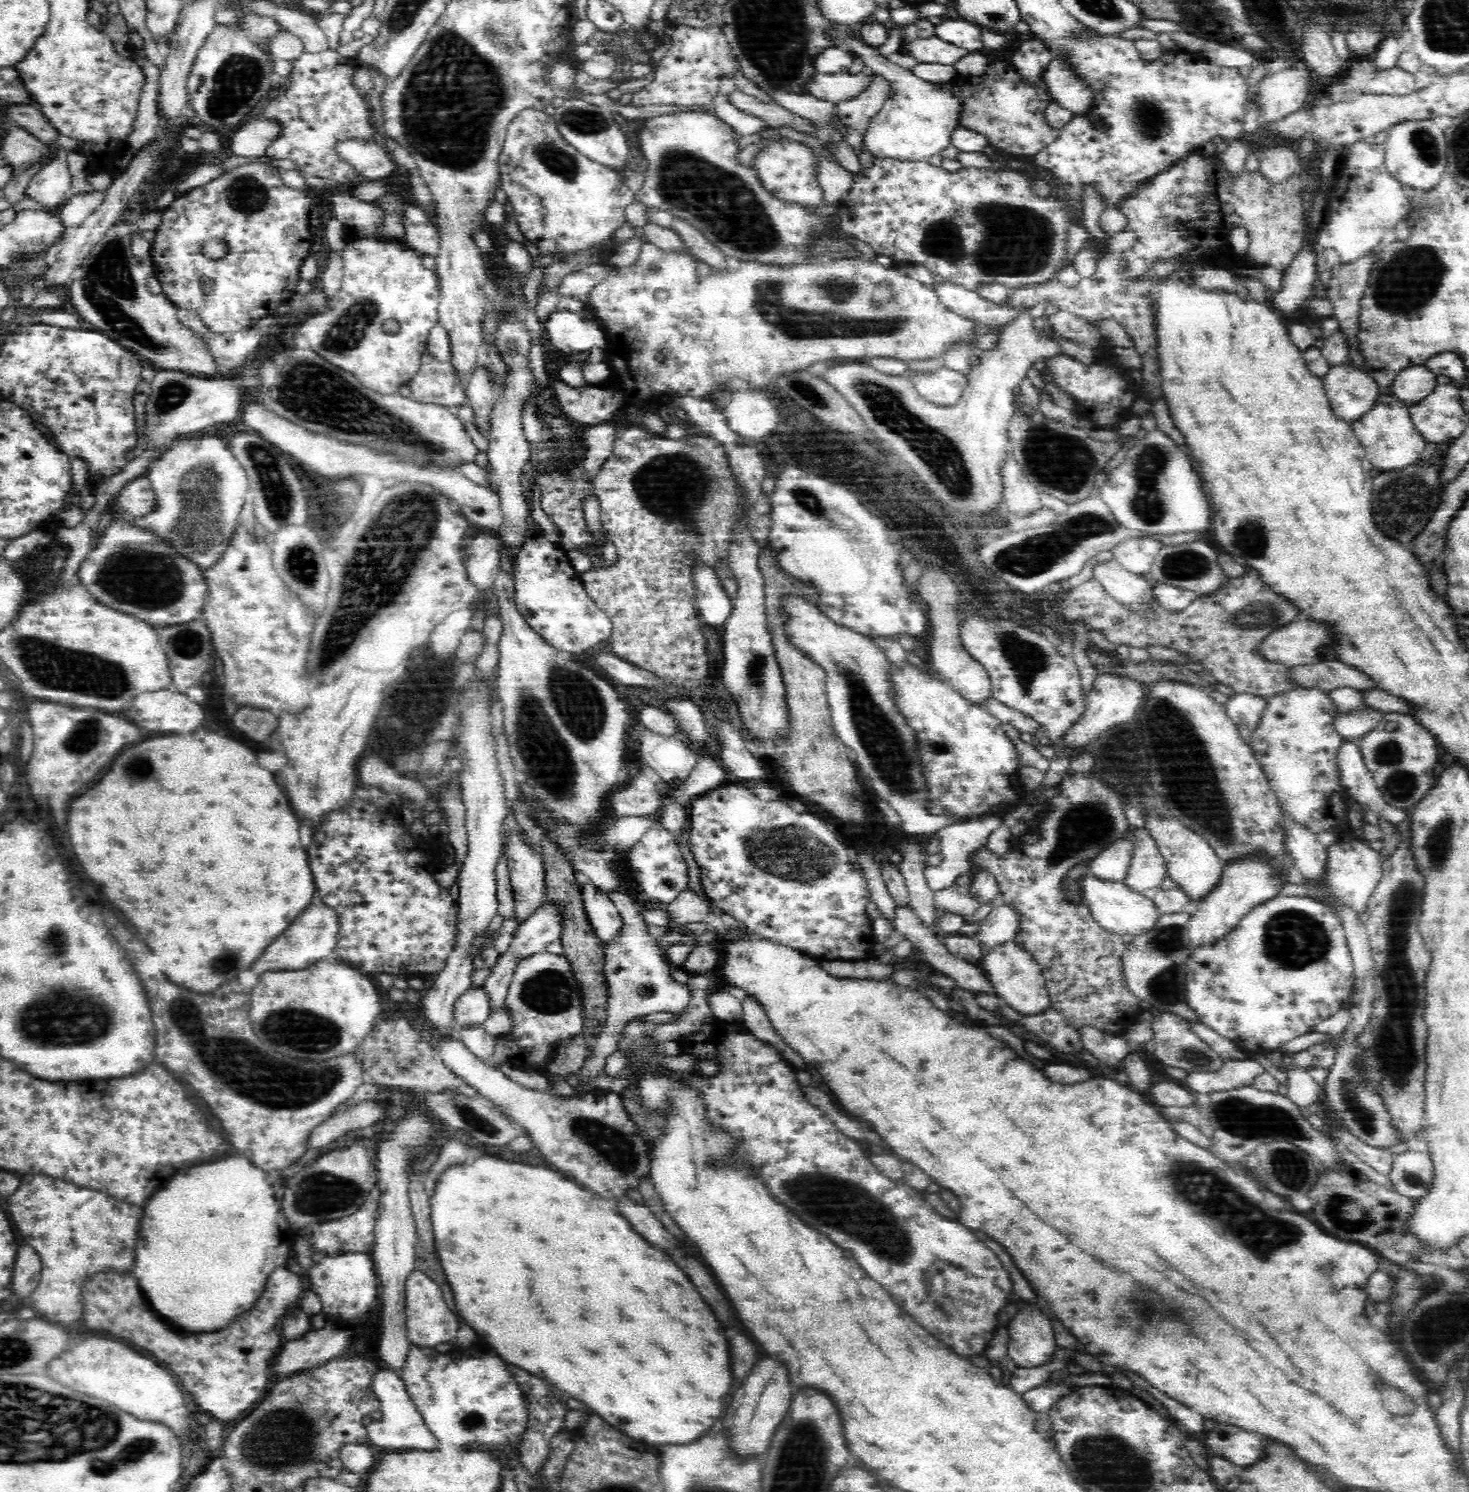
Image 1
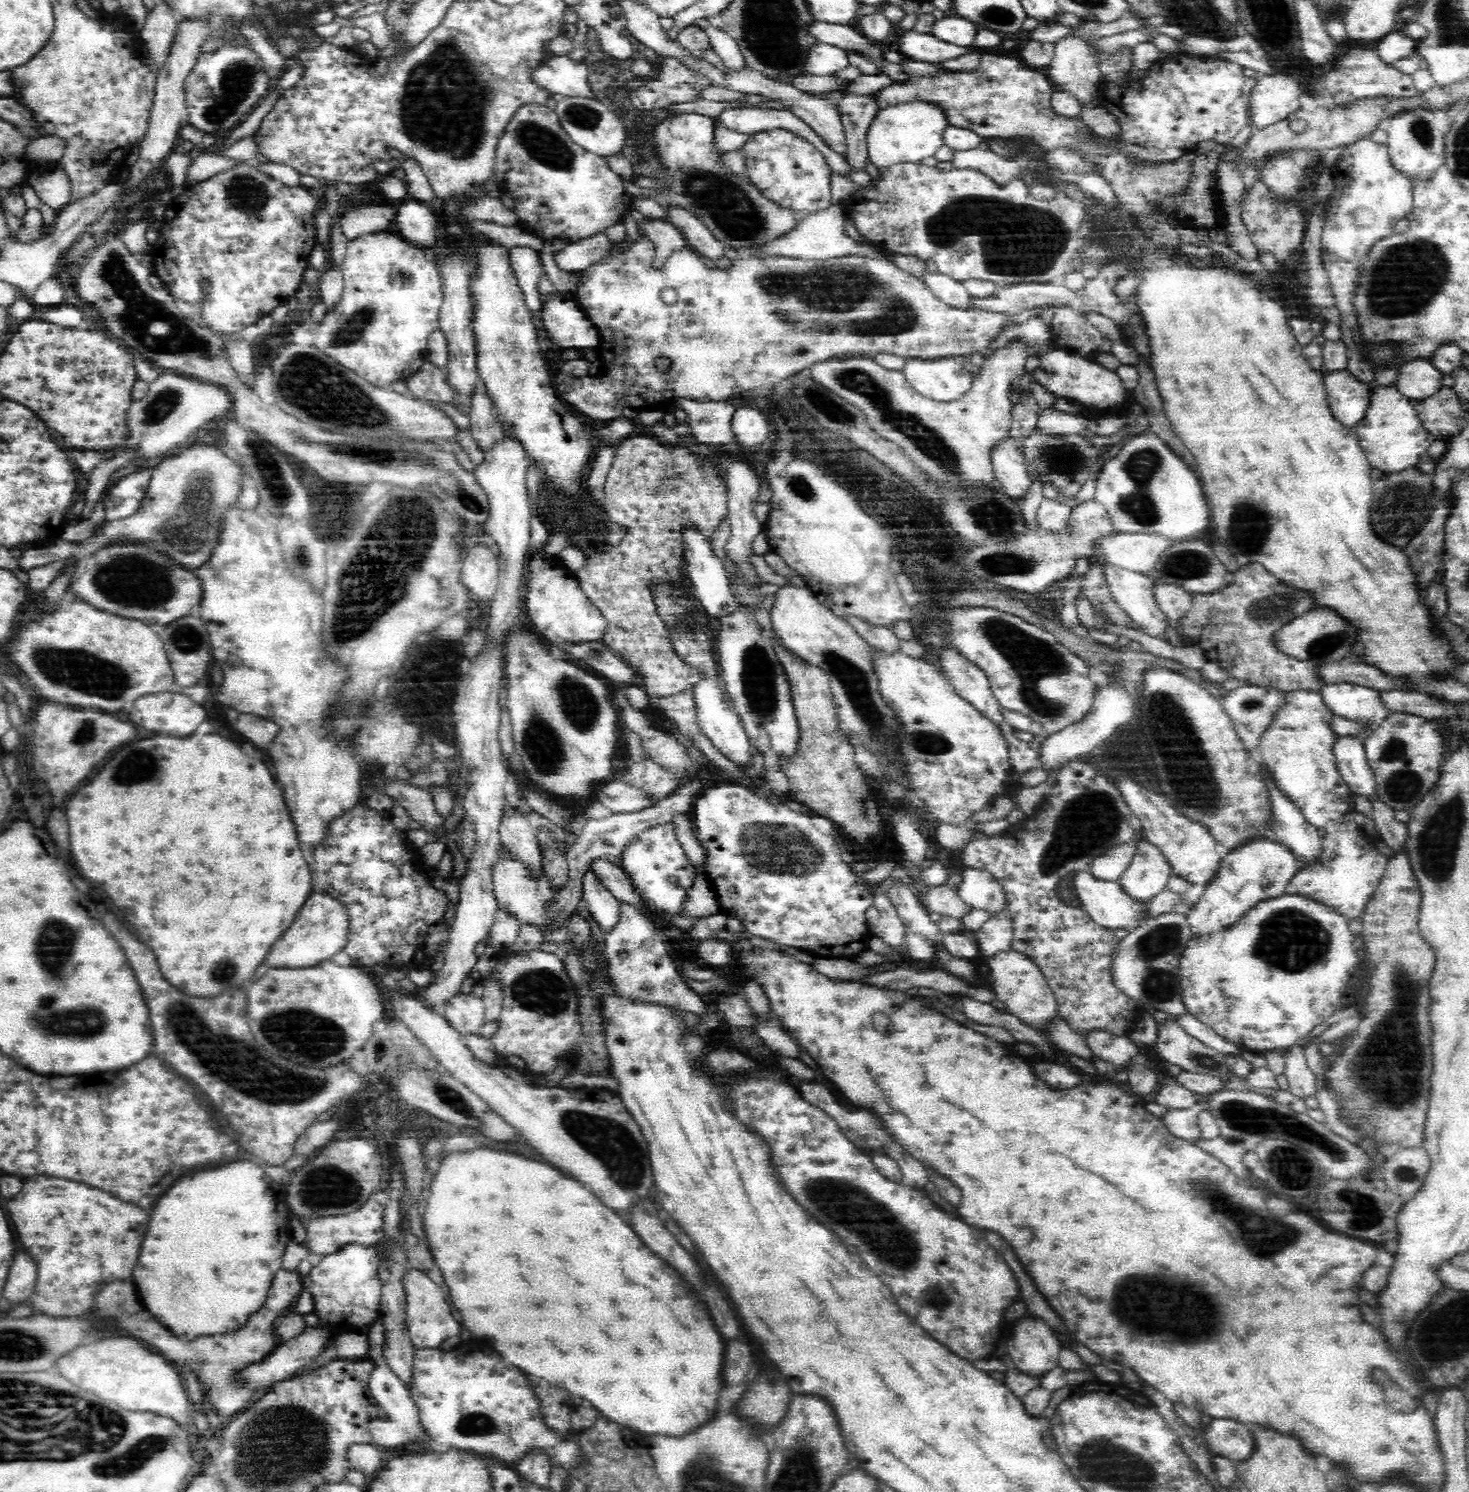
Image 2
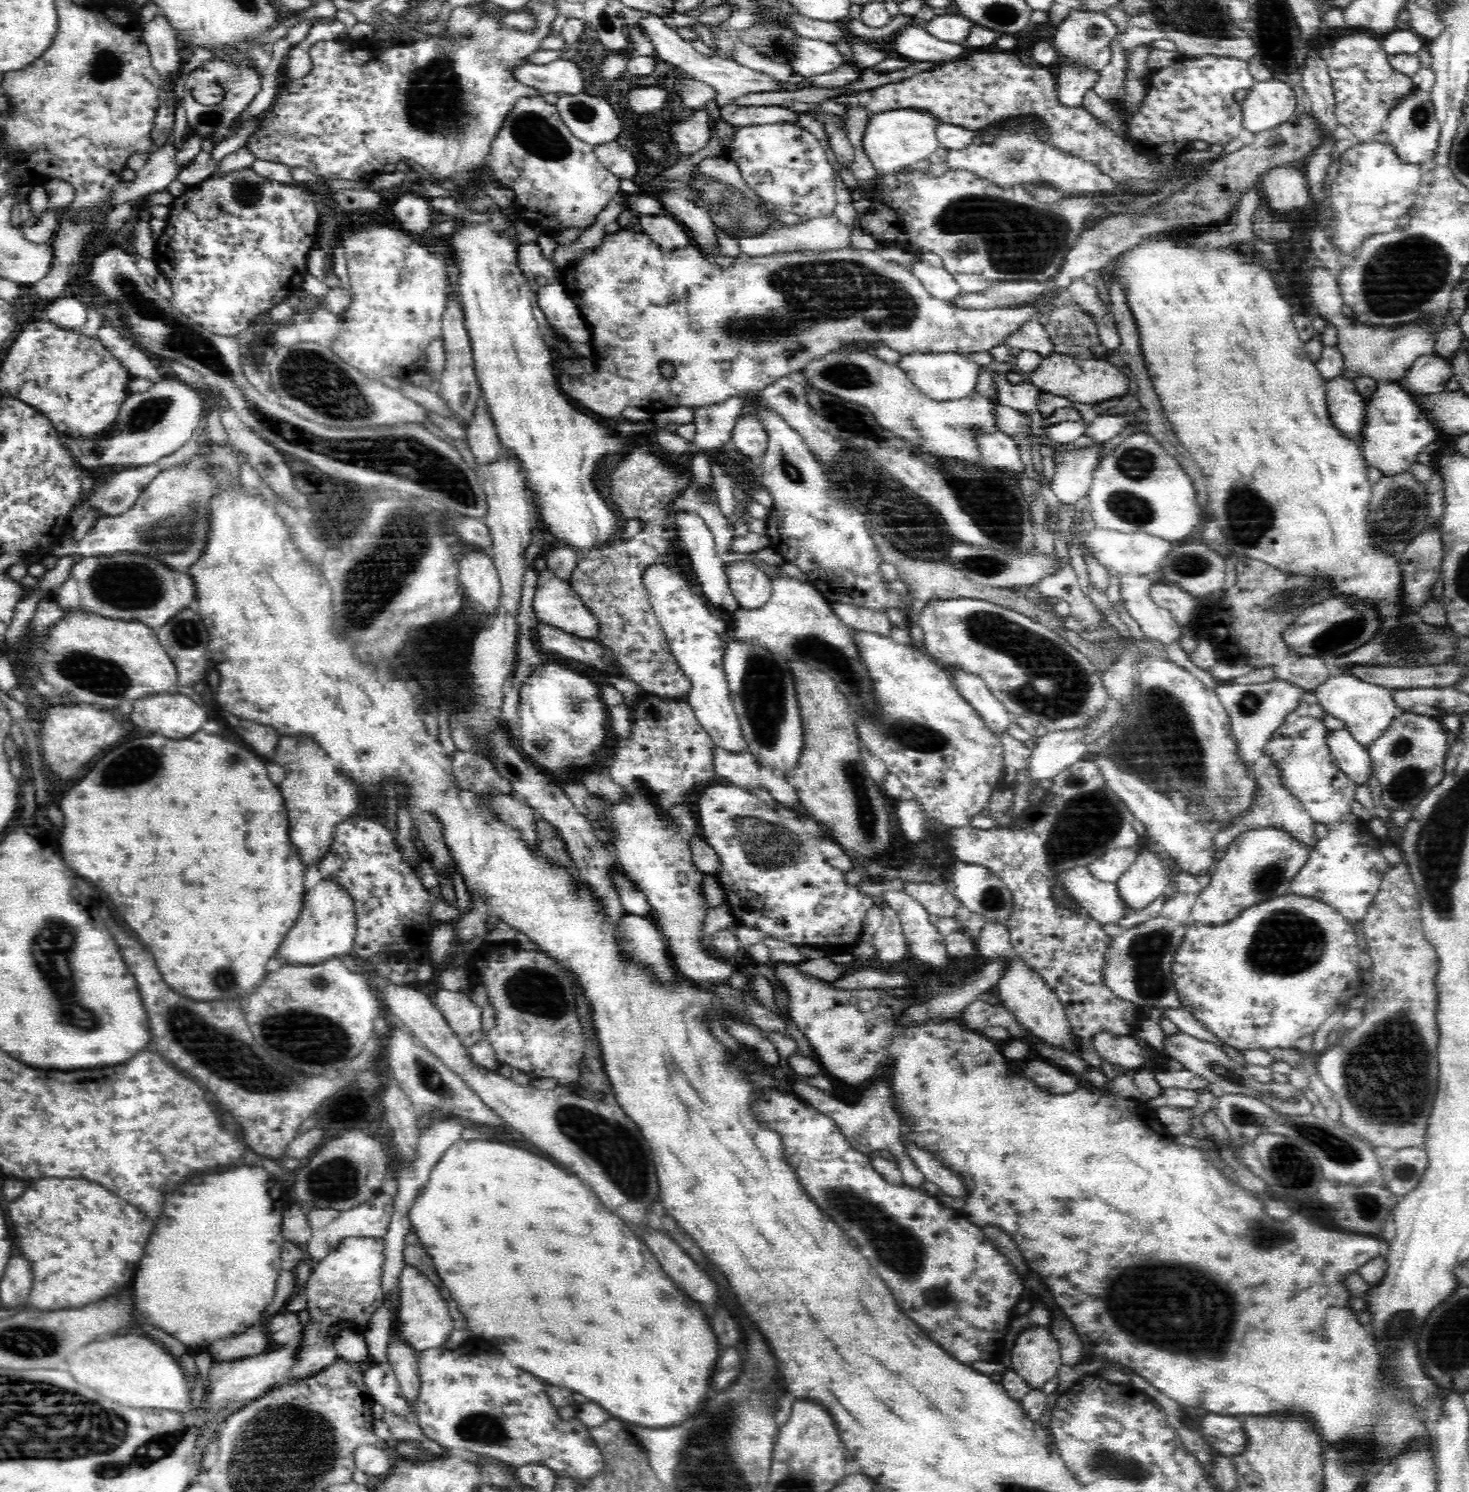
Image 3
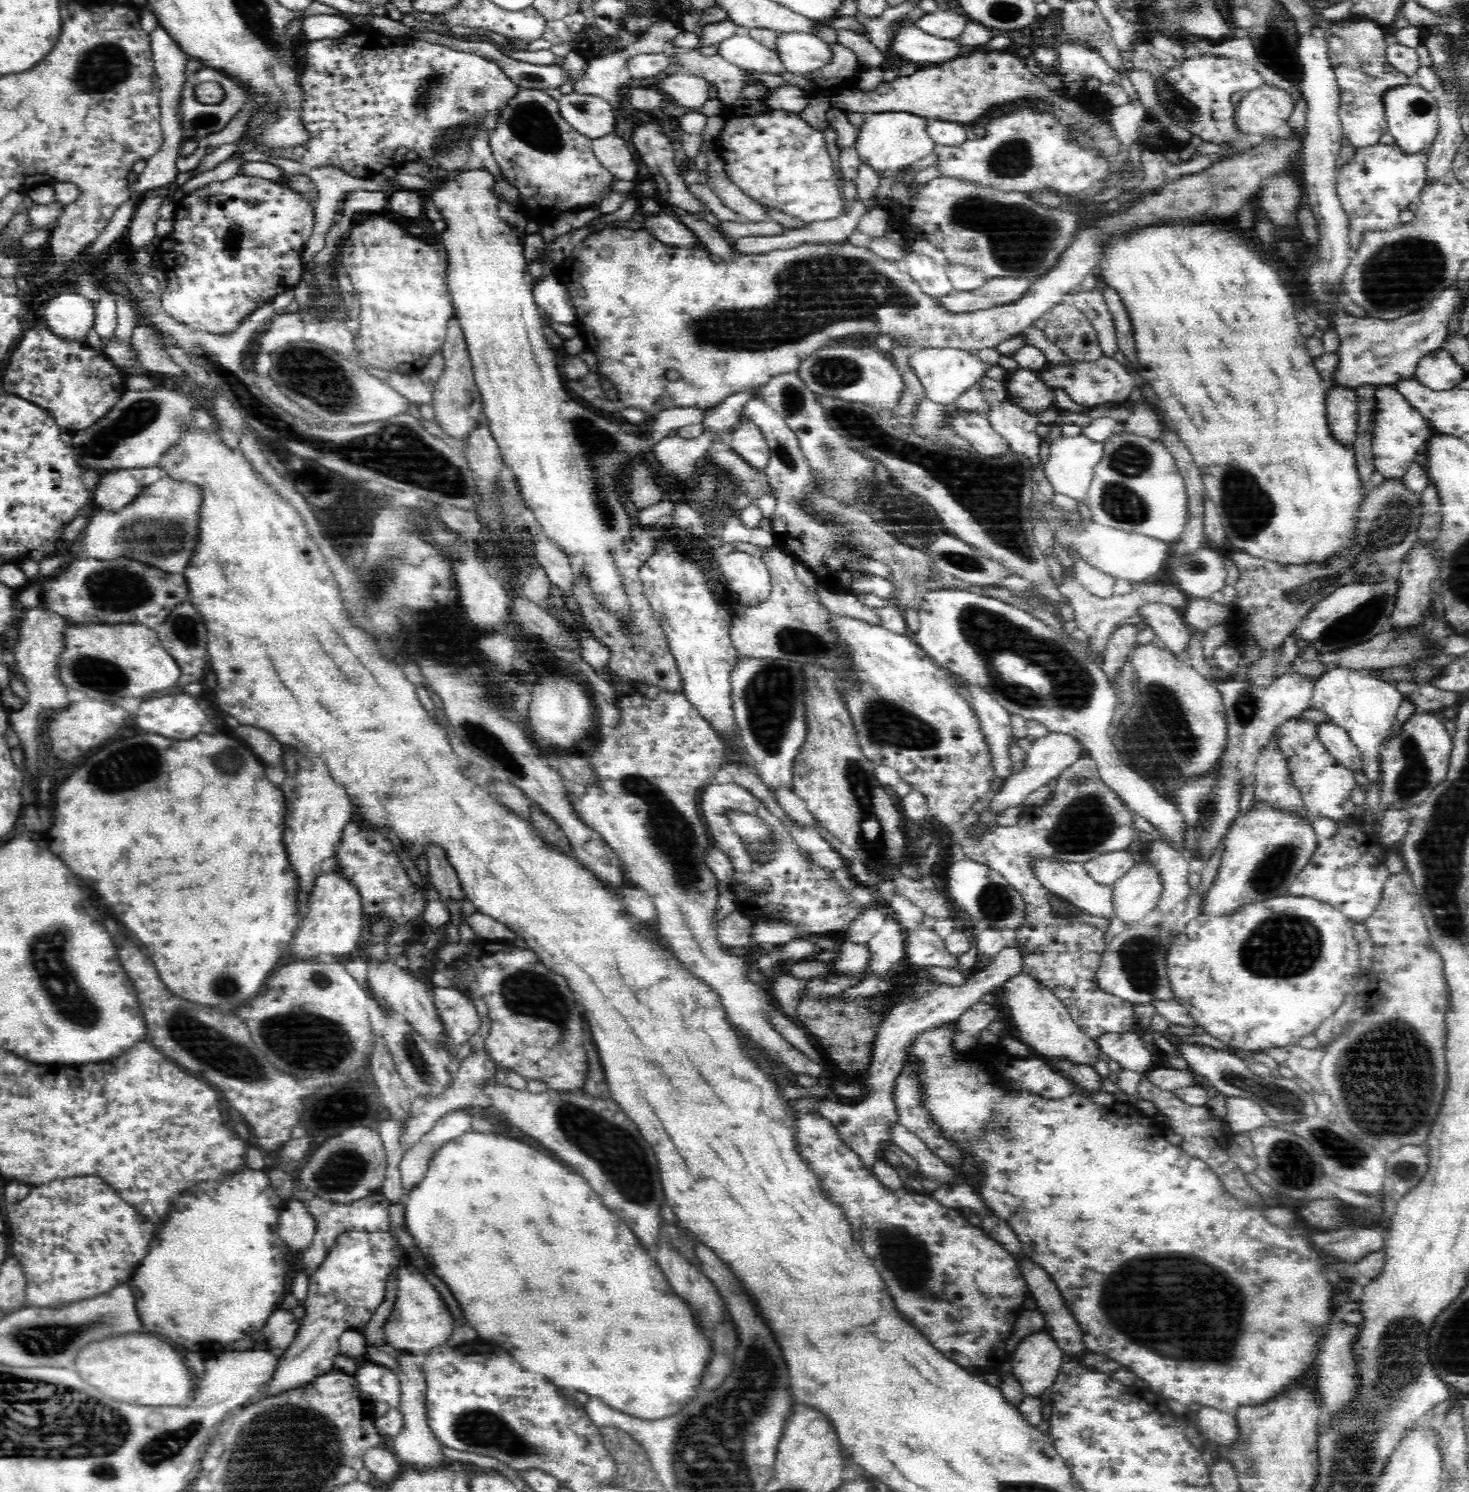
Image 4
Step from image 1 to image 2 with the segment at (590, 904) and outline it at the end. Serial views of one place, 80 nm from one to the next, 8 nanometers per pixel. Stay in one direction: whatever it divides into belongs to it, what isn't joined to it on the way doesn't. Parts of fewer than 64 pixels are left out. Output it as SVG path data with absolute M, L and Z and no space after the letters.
M588 869L583 874L582 884L583 905L590 911L592 919L598 923L598 926L609 932L620 920L620 901L610 893L592 869Z

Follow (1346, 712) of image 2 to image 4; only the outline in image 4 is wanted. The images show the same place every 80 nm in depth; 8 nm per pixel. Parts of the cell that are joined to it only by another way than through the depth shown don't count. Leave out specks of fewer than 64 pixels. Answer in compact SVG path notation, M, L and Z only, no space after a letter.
M1328 669L1328 674L1324 674L1314 683L1311 707L1327 714L1329 720L1349 734L1362 757L1364 774L1381 789L1380 744L1388 737L1389 730L1395 722L1397 710L1403 701L1402 693L1396 689L1396 684L1372 677L1364 669Z

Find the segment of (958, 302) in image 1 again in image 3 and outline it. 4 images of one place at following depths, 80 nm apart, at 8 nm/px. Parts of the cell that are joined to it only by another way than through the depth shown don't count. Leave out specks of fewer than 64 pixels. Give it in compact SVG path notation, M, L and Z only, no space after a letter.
M922 259L917 260L911 266L911 271L918 280L927 288L932 296L950 302L952 299L958 299L958 296L964 294L961 292L960 285L955 278L944 270L944 267L934 267Z

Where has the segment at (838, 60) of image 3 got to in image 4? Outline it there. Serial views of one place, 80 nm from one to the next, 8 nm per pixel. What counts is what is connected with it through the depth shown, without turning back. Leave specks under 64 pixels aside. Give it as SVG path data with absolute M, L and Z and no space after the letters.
M781 32L776 54L786 71L806 76L808 72L824 68L832 60L832 48L814 33Z

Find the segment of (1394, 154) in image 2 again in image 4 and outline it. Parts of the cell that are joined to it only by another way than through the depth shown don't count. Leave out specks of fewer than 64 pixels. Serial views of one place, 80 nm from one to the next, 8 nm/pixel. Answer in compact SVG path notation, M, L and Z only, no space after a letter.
M1406 84L1388 90L1382 95L1388 132L1395 138L1396 146L1404 151L1404 154L1422 154L1432 147L1434 139L1439 132L1439 108L1432 92L1426 91L1422 86Z

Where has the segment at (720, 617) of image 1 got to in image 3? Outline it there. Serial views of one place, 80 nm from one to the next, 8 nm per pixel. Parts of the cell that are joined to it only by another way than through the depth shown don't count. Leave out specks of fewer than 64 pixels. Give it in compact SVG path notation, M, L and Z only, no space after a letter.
M684 511L683 514L676 515L676 533L680 536L682 550L686 551L686 556L691 561L691 568L688 572L693 576L693 581L698 583L698 589L708 600L708 603L722 612L734 612L740 608L737 599L732 595L729 588L729 580L724 569L724 562L717 556L716 544L713 533L704 523L704 520L696 513Z

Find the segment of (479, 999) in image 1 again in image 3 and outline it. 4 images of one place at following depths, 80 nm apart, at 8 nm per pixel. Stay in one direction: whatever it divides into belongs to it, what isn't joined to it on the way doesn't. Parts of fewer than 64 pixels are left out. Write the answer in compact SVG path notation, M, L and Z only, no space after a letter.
M438 989L433 997L436 1009L444 1016L444 1019L450 1024L452 1031L456 1033L460 1039L465 1040L470 1037L474 1031L480 1030L482 1026L483 1010L474 1004L470 997L463 992L448 991L446 989Z

